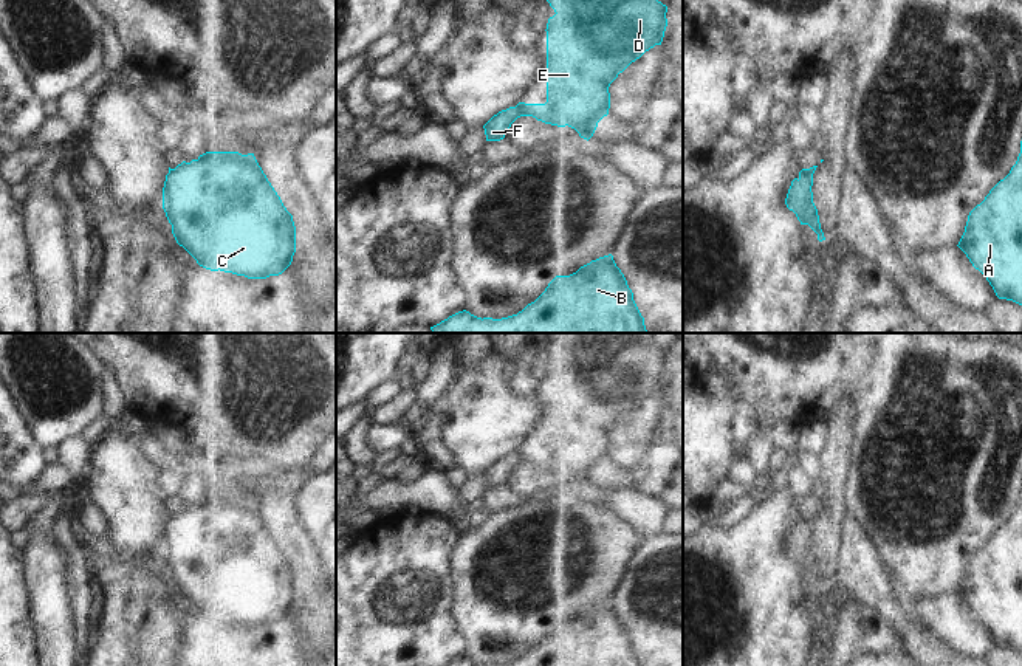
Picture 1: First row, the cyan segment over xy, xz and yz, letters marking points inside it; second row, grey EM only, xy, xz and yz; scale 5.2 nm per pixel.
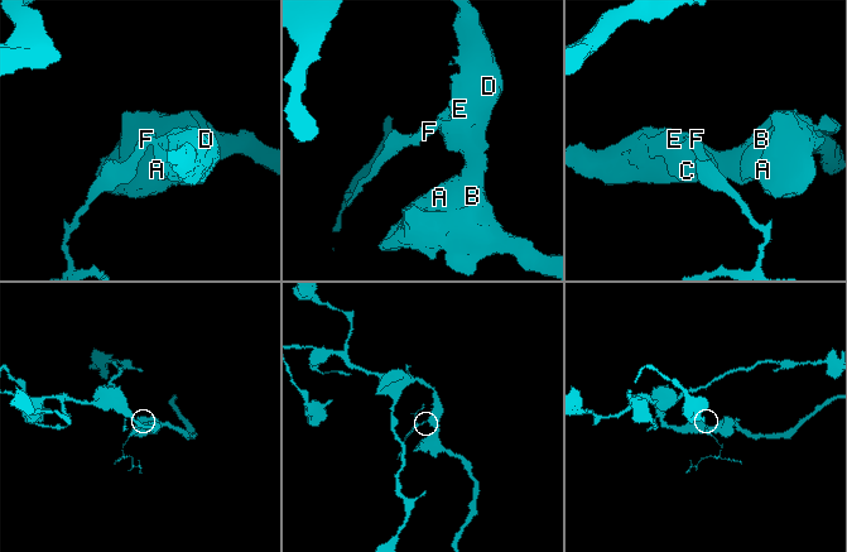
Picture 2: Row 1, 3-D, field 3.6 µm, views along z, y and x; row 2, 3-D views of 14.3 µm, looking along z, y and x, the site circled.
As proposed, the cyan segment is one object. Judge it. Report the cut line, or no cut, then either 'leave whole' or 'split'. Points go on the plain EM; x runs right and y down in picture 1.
cut xz (516, 453), (522, 462); split

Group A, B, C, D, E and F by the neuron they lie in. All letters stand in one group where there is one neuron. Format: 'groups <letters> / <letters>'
groups A B C D E / F

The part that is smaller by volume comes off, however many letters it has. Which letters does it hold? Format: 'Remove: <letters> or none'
Remove: F

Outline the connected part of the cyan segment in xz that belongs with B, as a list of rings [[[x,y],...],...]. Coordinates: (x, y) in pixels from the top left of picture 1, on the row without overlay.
[[[604,602],[581,613],[570,623],[556,623],[545,638],[517,661],[502,666],[644,666],[633,640],[613,602]]]

